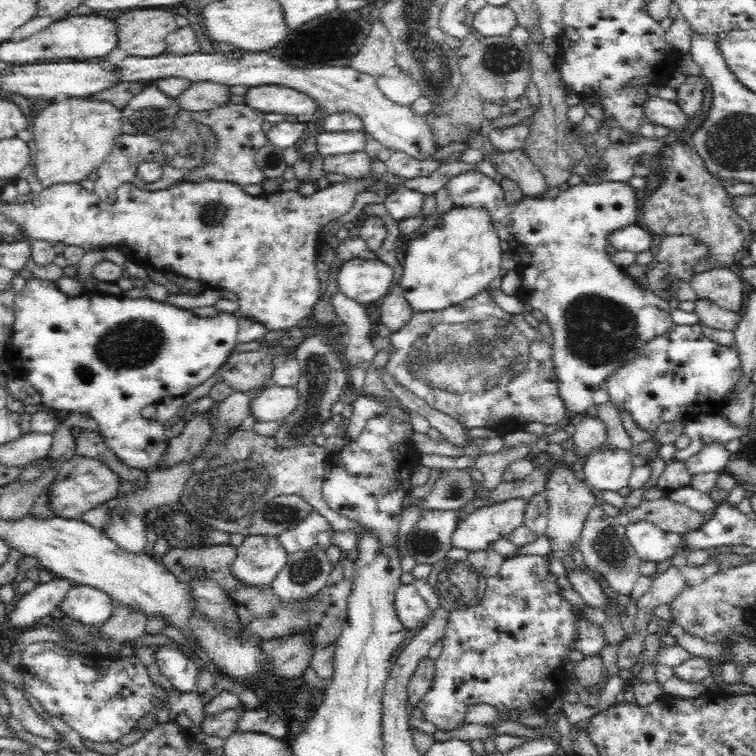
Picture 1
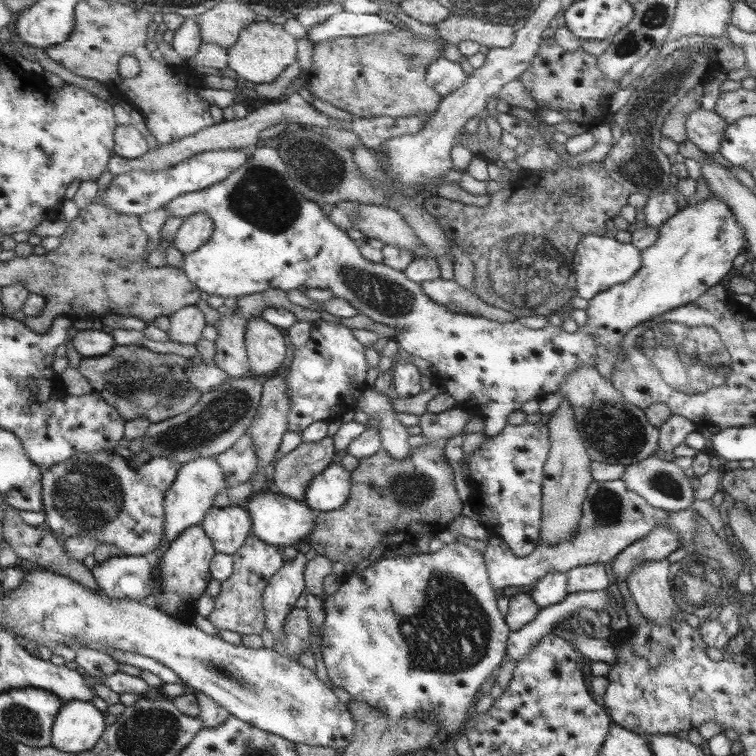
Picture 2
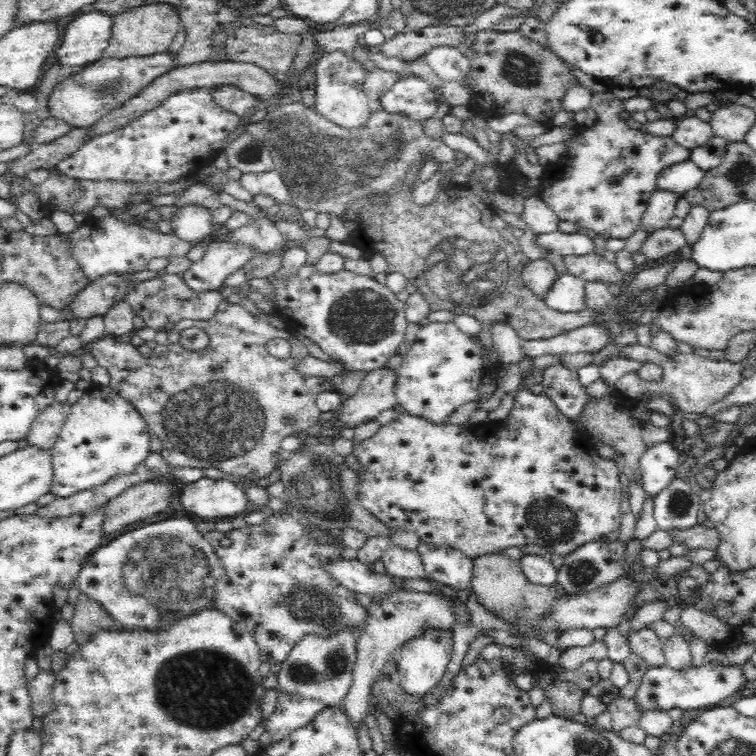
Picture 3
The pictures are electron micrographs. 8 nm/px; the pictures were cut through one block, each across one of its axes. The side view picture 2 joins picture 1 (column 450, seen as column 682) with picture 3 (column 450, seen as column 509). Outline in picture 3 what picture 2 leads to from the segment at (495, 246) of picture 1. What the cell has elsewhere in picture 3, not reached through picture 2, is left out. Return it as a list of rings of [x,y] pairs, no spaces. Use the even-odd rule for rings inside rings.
[[[454,321],[452,322],[425,322],[418,330],[414,344],[407,349],[403,362],[396,372],[396,386],[394,386],[397,404],[404,408],[406,413],[421,416],[432,424],[446,424],[448,416],[460,406],[468,402],[480,400],[480,380],[484,374],[482,366],[482,350],[478,342],[474,342],[469,334],[462,332]]]

